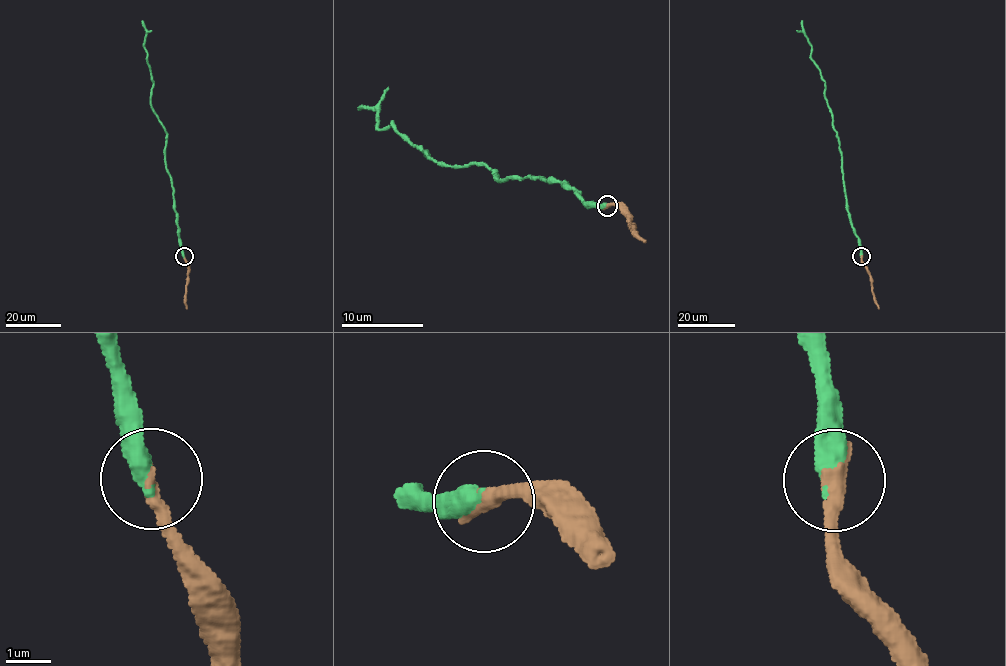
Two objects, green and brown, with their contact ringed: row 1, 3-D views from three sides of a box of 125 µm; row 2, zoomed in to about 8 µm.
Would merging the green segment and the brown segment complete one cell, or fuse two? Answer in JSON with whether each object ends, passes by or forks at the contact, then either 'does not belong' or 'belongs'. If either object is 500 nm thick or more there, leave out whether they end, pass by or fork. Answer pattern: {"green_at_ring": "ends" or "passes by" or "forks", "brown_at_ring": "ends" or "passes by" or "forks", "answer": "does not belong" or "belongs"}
{"green_at_ring": "ends", "brown_at_ring": "ends", "answer": "belongs"}

